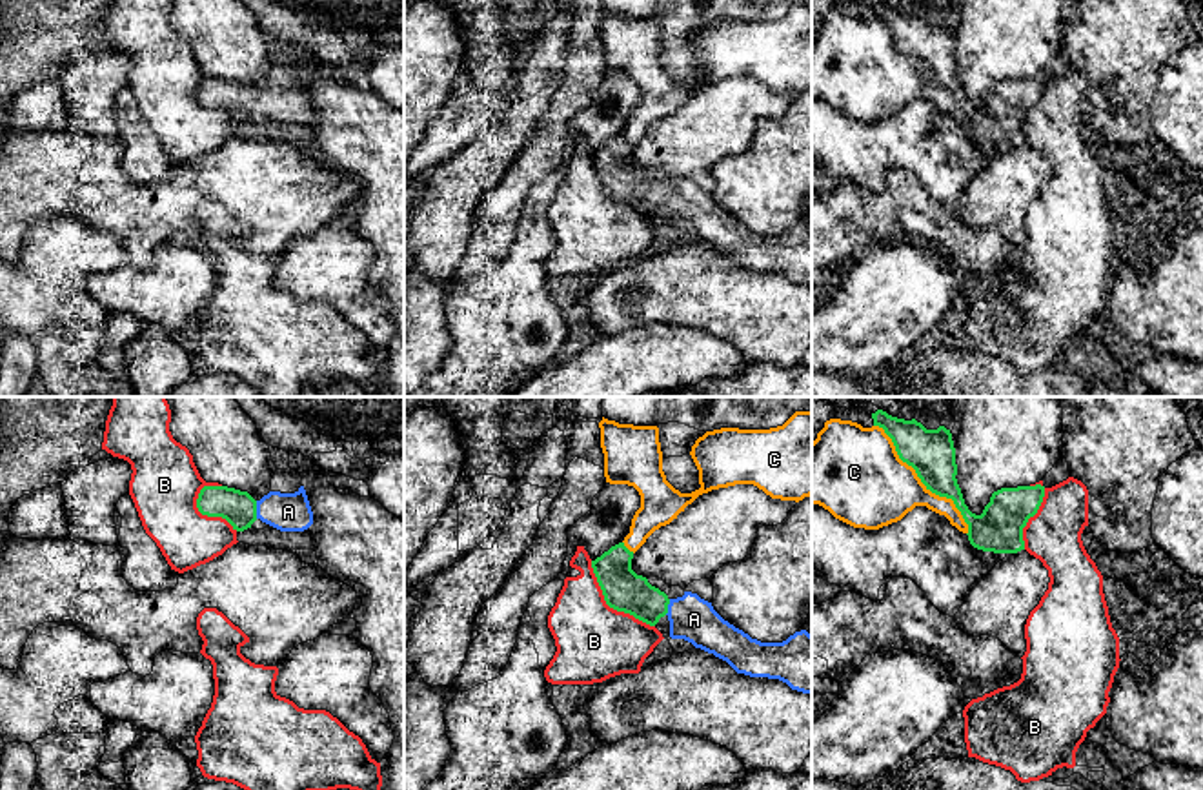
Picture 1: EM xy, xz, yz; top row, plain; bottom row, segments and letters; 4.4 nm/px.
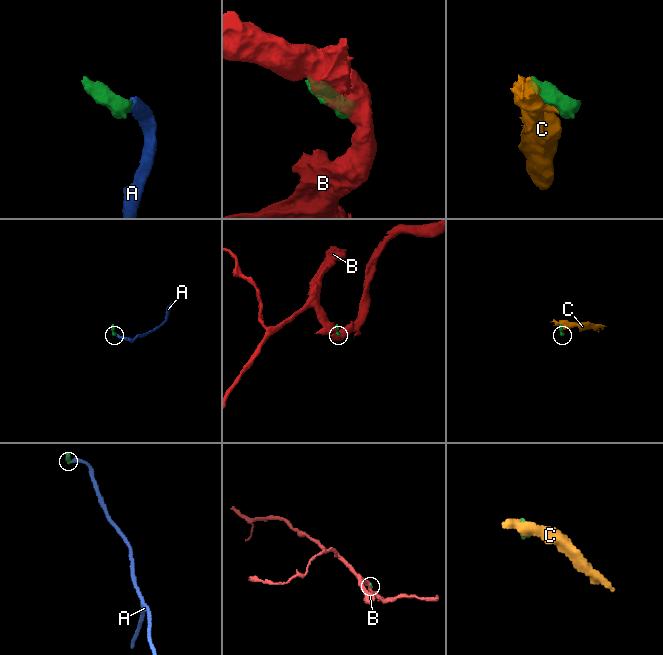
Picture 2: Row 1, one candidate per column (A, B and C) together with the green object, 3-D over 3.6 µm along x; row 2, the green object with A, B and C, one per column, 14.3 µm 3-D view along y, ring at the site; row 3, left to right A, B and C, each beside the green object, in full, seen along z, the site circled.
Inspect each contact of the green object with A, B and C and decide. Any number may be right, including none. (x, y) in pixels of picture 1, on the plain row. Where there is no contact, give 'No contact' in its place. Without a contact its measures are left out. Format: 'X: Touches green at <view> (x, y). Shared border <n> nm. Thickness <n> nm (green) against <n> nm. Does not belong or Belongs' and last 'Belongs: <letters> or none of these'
A: Touches green at xy (255, 102). Shared border 80 nm. Thickness 160 nm (green) against 180 nm. Belongs
B: Touches green at xz (610, 199). Shared border 400 nm. Thickness 180 nm (green) against 340 nm. Does not belong
C: Touches green at yz (923, 75). Shared border 650 nm. Thickness 200 nm (green) against 380 nm. Does not belong
Belongs: A

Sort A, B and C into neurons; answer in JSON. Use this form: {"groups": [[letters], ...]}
{"groups": [["A"], ["B"], ["C"]]}

